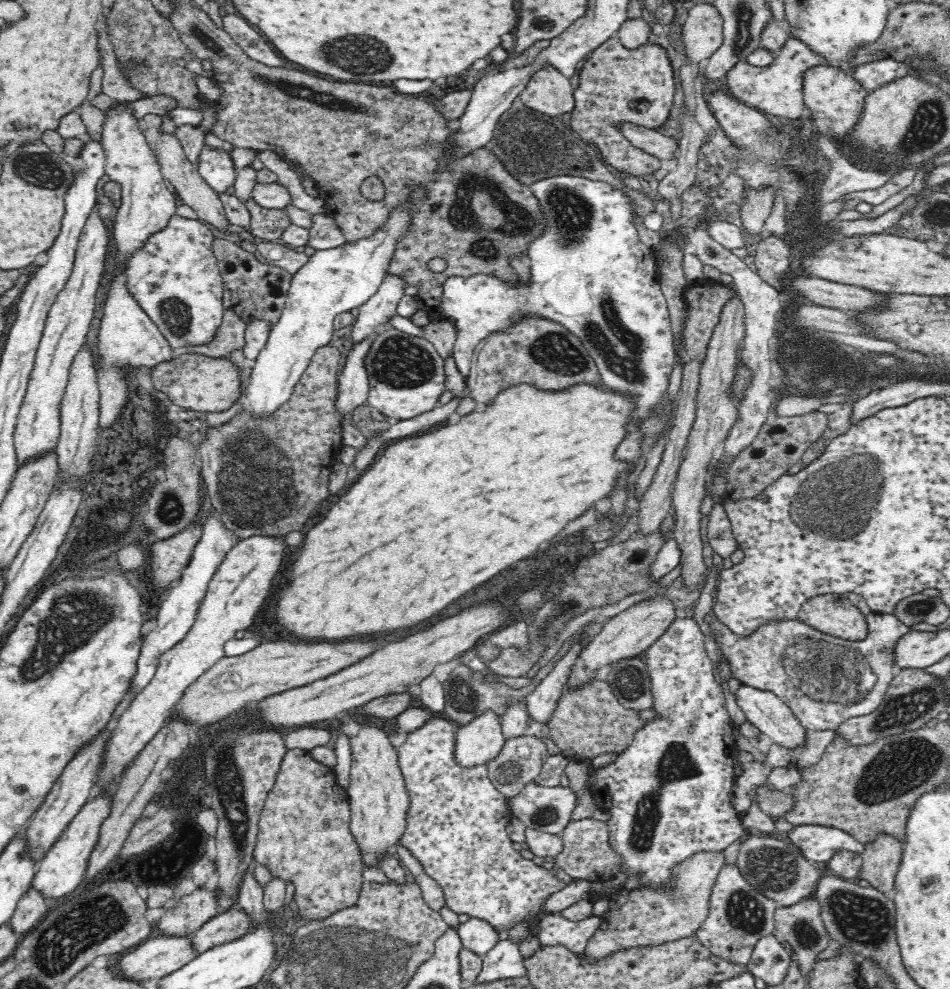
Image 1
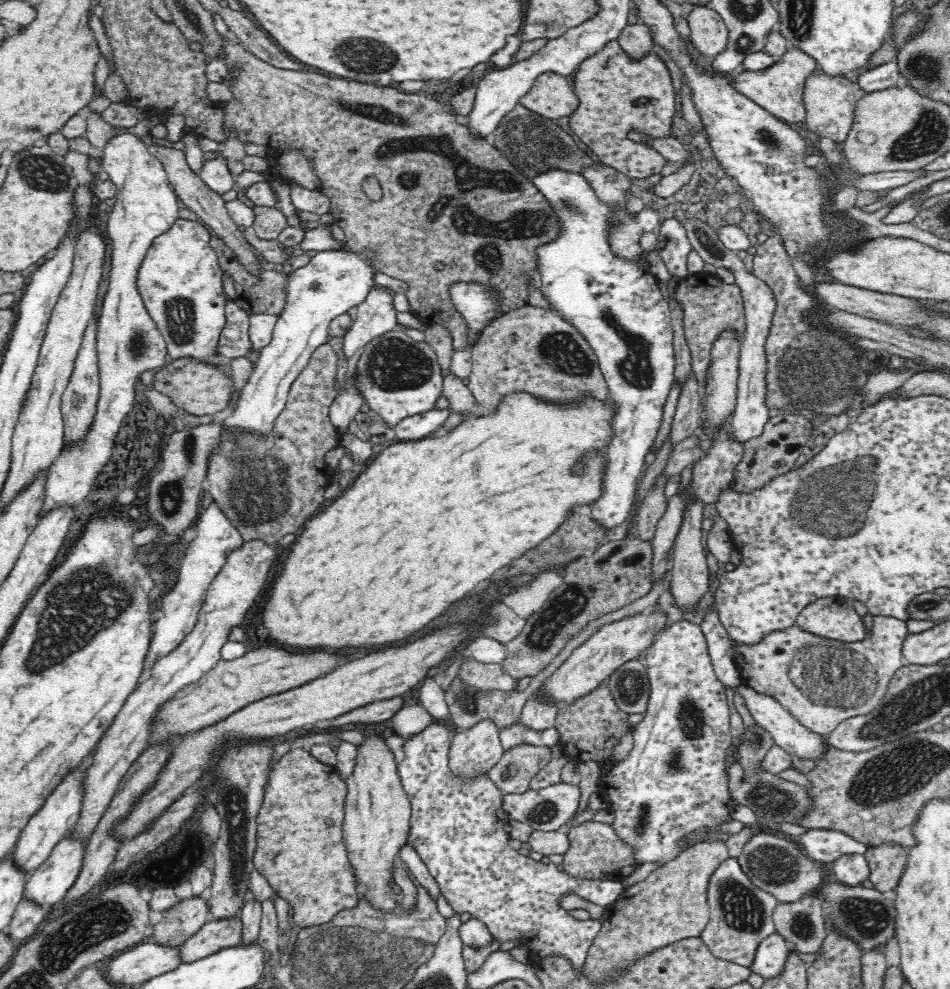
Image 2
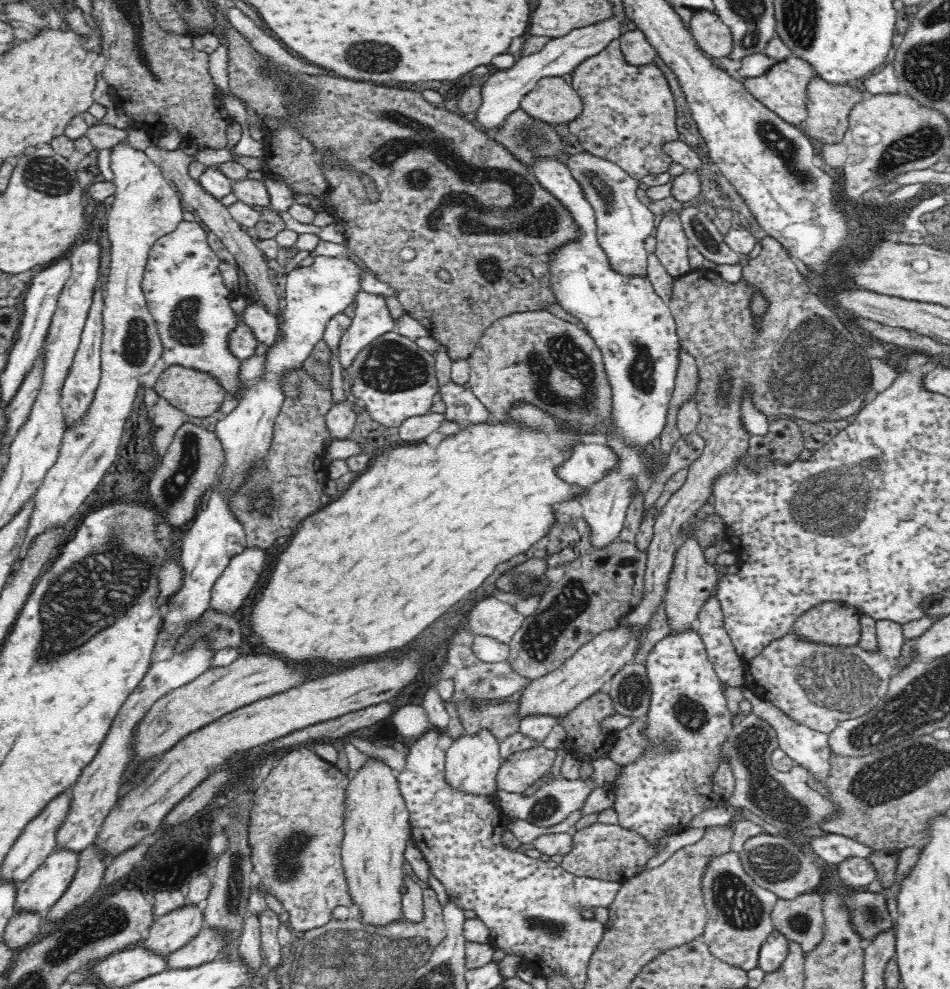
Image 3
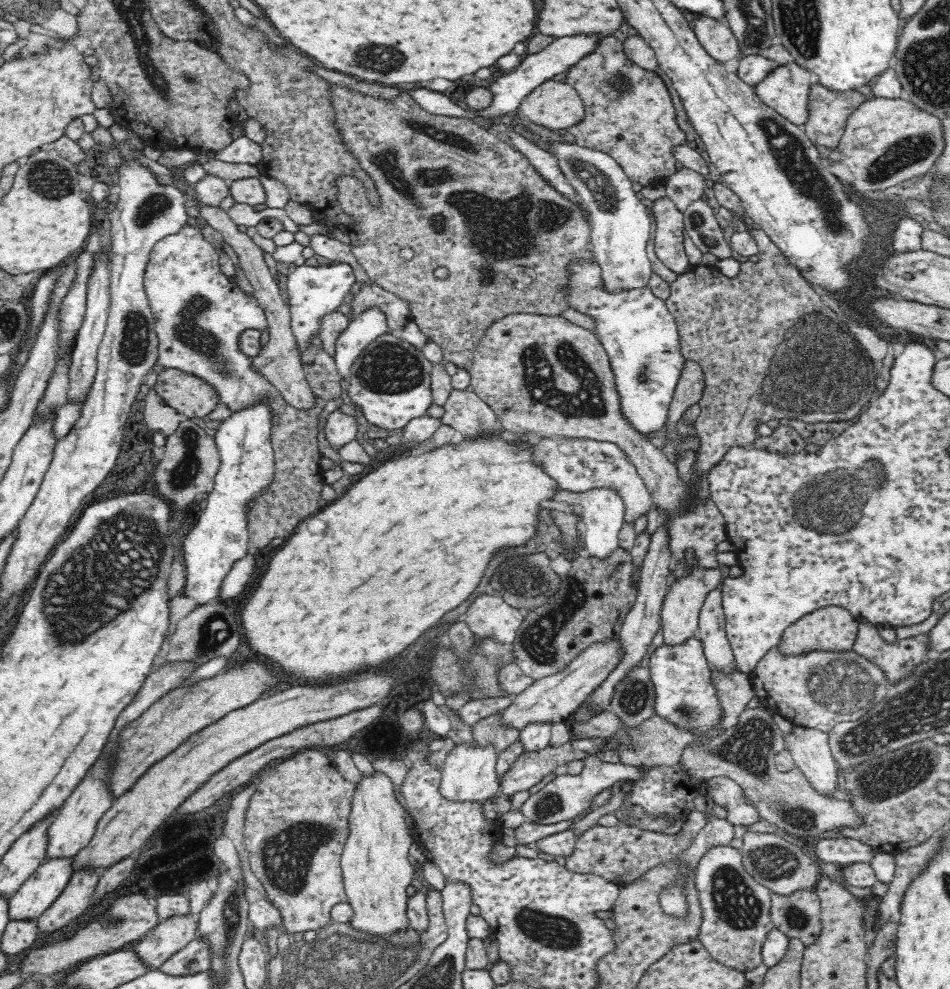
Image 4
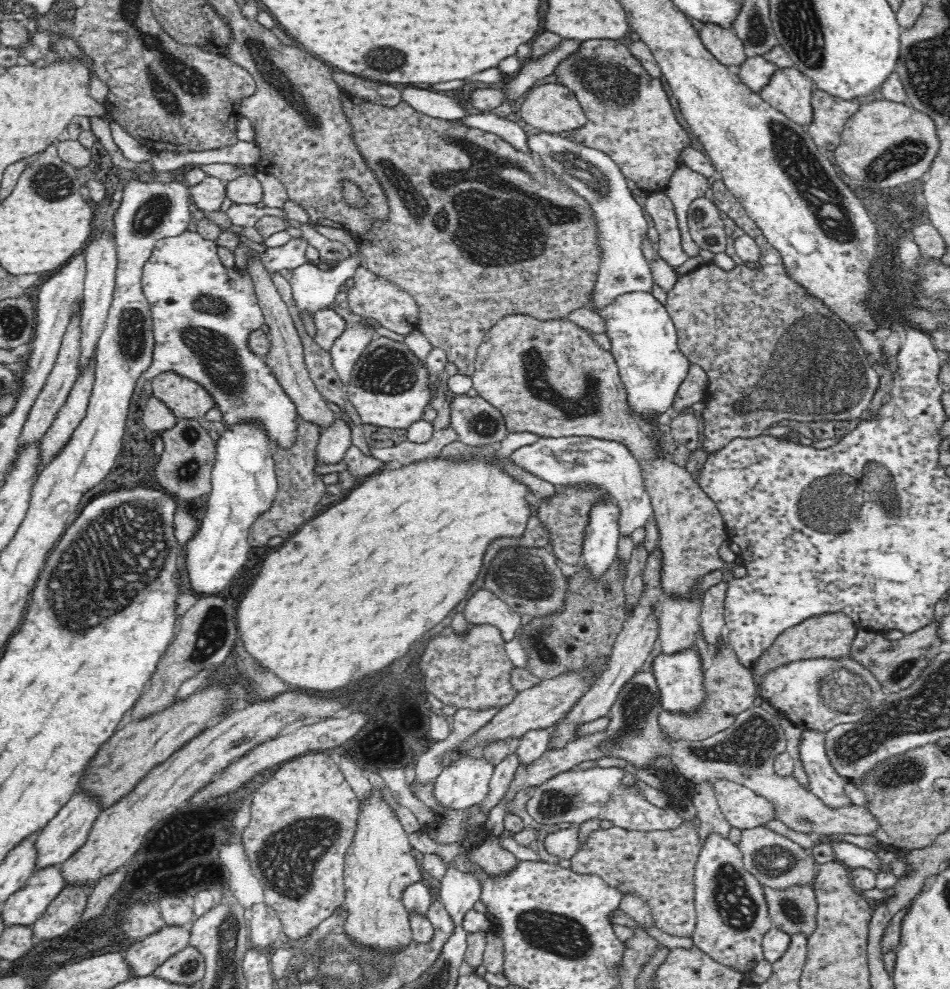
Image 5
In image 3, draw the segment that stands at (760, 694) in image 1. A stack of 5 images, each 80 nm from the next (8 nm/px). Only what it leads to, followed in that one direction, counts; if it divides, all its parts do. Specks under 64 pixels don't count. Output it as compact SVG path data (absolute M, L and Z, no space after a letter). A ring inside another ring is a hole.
M740 687L742 695L751 703L751 712L760 717L768 726L774 727L776 731L776 739L778 739L778 746L797 764L804 766L809 770L809 774L815 780L823 780L828 776L830 765L828 758L830 758L831 748L829 745L829 735L824 732L818 732L798 724L792 720L783 710L780 710L775 704L772 704L767 698L760 698L756 696L747 687Z

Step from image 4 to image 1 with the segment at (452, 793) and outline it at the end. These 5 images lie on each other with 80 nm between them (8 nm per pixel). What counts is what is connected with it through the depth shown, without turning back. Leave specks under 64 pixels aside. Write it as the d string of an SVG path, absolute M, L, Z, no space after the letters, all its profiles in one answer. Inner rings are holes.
M492 708L484 710L456 732L456 760L460 766L489 763L498 756L505 740L500 716Z

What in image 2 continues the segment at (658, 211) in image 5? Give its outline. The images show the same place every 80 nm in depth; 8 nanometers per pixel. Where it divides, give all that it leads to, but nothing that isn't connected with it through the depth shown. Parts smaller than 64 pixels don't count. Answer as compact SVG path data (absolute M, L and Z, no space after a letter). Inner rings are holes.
M667 217L659 225L659 243L656 249L666 263L671 274L686 277L686 256L690 254L691 242L687 237L687 230L677 219Z

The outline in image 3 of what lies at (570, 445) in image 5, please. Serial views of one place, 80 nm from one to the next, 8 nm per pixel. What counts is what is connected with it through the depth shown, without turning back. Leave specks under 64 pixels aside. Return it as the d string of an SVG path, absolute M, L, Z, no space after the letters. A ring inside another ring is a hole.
M580 444L572 450L572 456L556 470L556 474L570 484L580 484L584 488L598 482L604 472L618 465L616 454L602 444Z

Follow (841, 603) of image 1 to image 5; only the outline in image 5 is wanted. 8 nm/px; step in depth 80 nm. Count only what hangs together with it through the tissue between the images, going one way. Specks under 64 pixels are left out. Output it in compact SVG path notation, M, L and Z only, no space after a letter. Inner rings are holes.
M824 612L824 614L810 616L804 622L787 628L786 631L779 634L774 644L761 654L757 663L751 668L753 680L758 683L762 680L762 674L766 674L768 670L772 670L780 664L794 662L794 660L849 656L851 644L855 639L857 630L858 627L854 624L854 621L843 612Z

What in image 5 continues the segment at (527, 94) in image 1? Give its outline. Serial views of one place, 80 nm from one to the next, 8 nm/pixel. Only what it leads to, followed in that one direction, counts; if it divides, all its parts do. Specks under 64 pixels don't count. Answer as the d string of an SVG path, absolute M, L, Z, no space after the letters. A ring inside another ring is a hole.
M558 82L534 86L520 109L524 123L554 134L567 135L587 120L577 96Z

